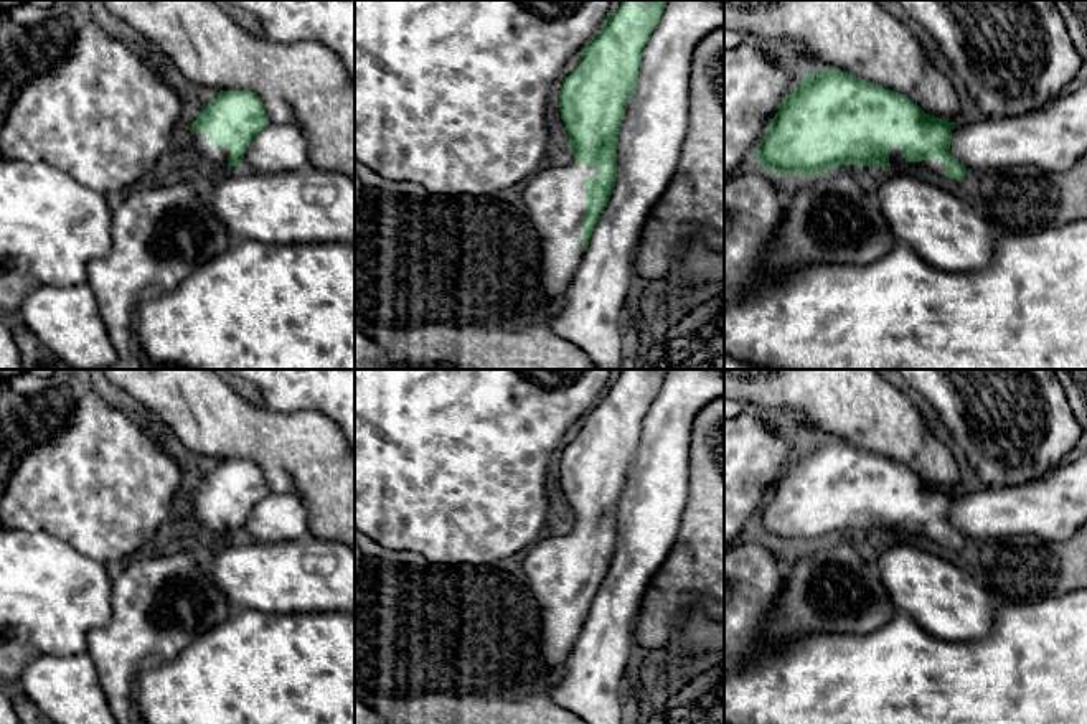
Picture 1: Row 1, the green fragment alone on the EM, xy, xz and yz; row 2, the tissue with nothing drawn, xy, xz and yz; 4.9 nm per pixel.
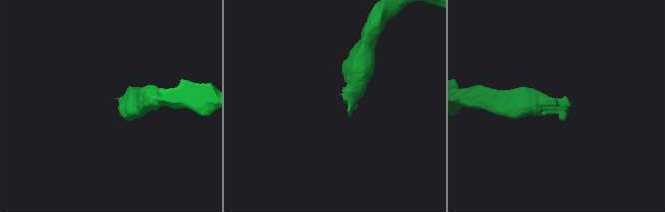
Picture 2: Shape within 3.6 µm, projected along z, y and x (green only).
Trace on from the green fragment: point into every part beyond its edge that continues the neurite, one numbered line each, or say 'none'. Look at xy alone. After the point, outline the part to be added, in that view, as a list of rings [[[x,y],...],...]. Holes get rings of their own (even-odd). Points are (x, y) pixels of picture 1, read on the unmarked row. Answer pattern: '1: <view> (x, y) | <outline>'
1: xy (200, 513) | [[[186,503],[186,516],[191,518],[196,524],[200,524],[205,529],[209,529],[221,538],[228,538],[228,526],[233,523],[226,516],[213,516],[211,506],[208,503]]]

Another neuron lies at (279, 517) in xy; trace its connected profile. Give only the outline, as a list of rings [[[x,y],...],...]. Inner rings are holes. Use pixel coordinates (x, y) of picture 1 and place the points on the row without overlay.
[[[269,491],[249,513],[241,534],[261,543],[305,539],[310,536],[307,508],[295,495]]]

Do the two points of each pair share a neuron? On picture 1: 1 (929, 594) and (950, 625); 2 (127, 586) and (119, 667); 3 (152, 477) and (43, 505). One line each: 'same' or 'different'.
1: same
2: same
3: same

